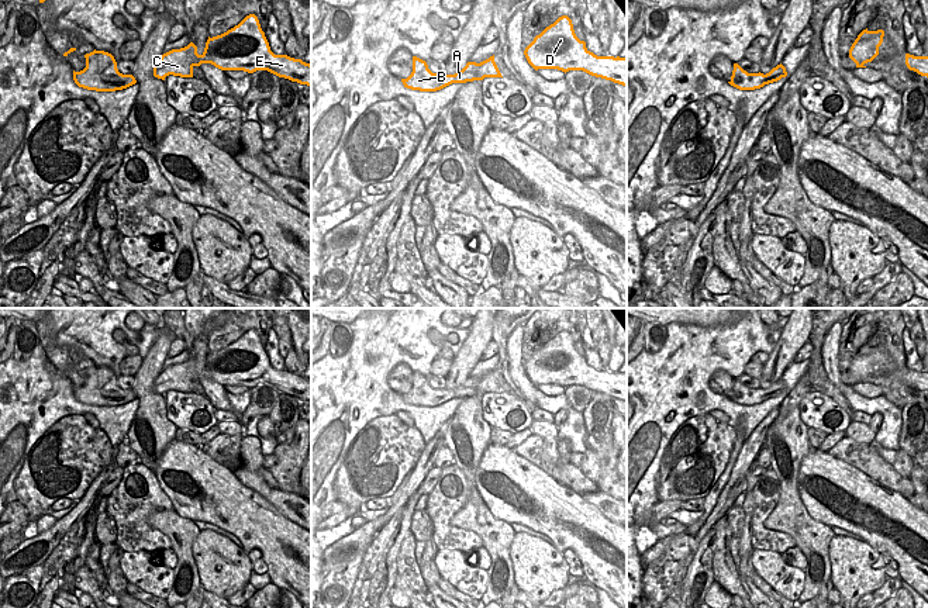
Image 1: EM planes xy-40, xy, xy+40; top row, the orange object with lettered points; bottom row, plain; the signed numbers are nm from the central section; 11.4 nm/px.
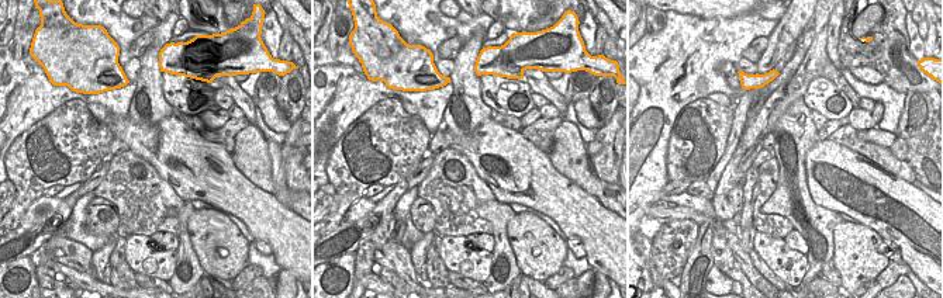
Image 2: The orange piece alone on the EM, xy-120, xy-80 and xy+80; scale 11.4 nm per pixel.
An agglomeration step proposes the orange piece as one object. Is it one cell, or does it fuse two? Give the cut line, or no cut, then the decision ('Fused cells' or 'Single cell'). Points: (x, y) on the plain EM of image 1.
Split along xy (465, 382), (478, 394). Fused cells.

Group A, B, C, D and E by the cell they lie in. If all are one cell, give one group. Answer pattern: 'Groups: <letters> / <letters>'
Groups: A B / C D E.

